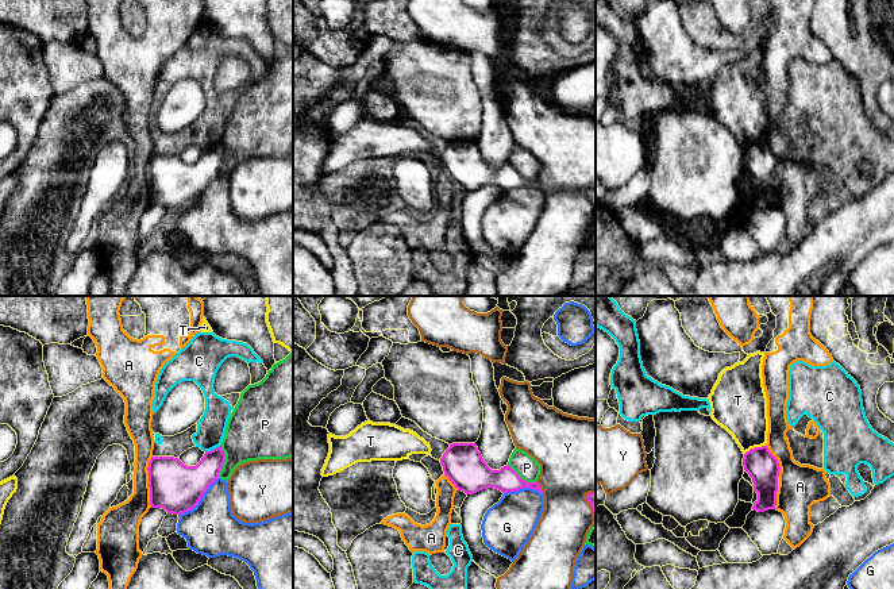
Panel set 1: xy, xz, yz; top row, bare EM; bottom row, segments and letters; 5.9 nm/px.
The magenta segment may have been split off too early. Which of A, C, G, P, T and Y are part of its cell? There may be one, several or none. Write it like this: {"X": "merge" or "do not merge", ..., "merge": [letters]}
{"A": "do not merge", "C": "do not merge", "G": "do not merge", "P": "do not merge", "T": "do not merge", "Y": "do not merge", "merge": []}

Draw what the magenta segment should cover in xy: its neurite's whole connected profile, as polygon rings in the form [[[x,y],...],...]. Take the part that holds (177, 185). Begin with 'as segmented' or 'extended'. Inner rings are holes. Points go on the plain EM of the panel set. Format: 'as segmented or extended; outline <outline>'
as segmented; outline [[[221,143],[205,149],[196,163],[186,163],[174,154],[151,154],[147,165],[151,205],[173,212],[192,208],[219,176],[224,158]]]

